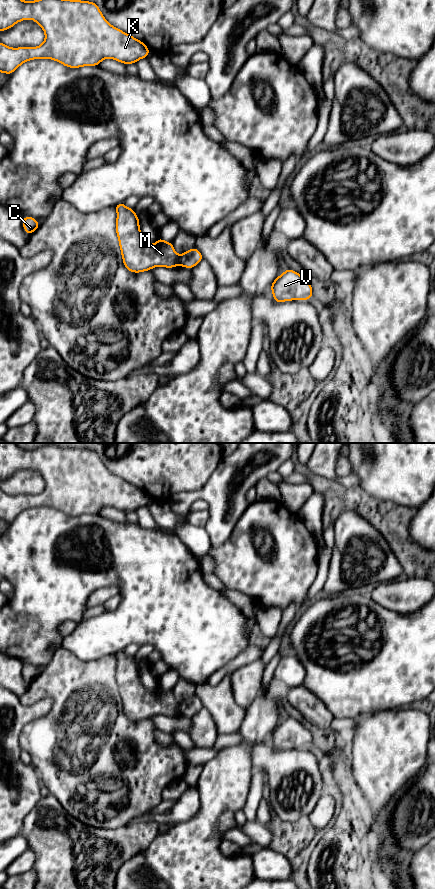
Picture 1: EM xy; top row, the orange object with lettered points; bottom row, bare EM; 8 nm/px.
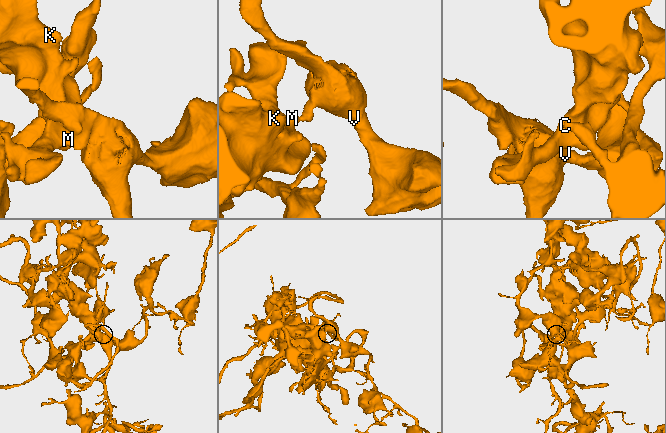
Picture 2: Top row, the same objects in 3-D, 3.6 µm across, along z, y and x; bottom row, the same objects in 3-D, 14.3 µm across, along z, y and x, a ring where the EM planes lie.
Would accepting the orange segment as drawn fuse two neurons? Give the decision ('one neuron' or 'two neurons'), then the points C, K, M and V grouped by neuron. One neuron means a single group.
two neurons; groups C V / K M

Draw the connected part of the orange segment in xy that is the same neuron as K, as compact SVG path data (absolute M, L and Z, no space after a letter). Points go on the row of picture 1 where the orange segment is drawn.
M0 0L0 31L6 31L26 19L35 21L43 29L45 40L37 47L18 48L12 48L0 42L0 73L11 75L23 63L34 59L51 59L65 67L80 68L99 66L103 59L114 59L122 64L135 64L142 58L148 58L150 53L144 42L112 26L94 2L82 0Z

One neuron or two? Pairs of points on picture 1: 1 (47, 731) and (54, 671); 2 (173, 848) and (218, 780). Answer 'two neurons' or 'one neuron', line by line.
1: one neuron
2: one neuron

